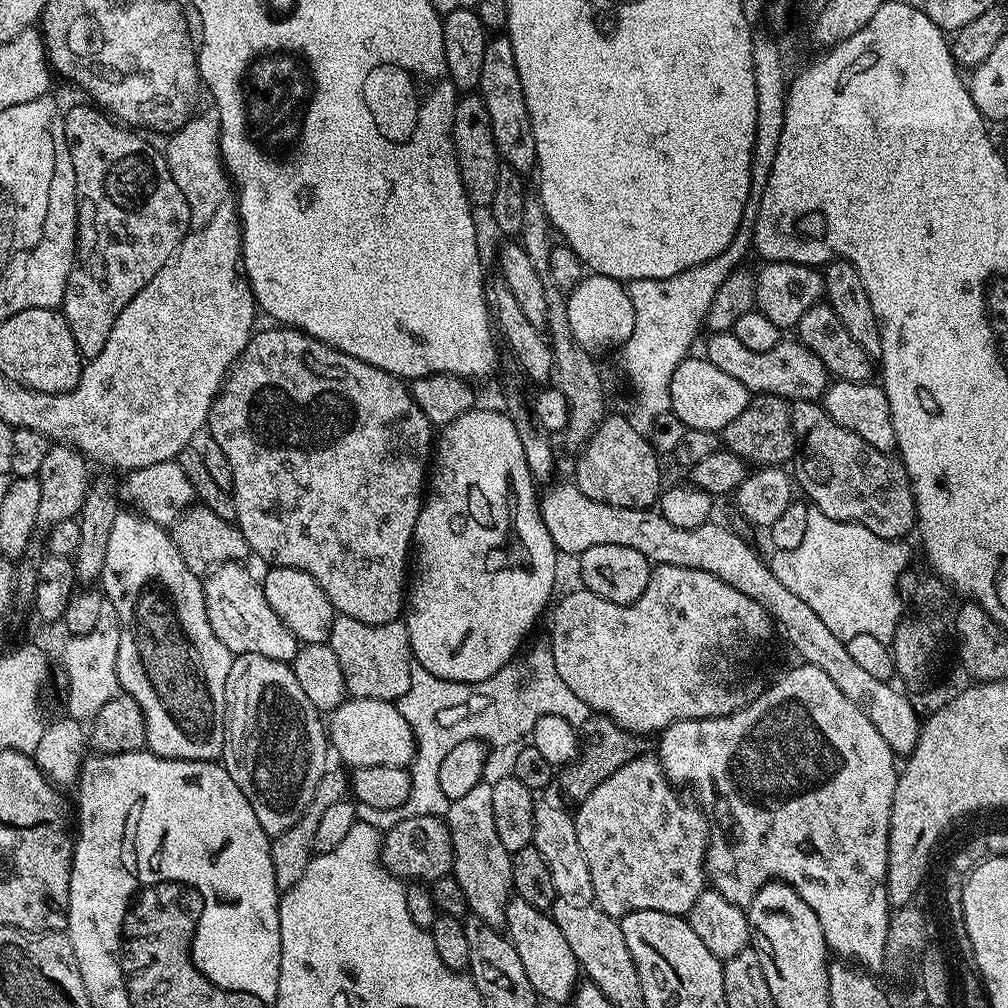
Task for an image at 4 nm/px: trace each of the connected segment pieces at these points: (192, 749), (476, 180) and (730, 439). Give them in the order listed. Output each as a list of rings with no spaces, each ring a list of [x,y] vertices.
[[[121,510],[114,518],[114,527],[110,529],[110,542],[106,546],[106,566],[100,575],[102,581],[102,591],[105,597],[114,604],[114,609],[118,612],[118,619],[121,622],[121,638],[118,639],[117,652],[117,682],[122,689],[123,695],[134,698],[134,702],[138,702],[138,706],[142,706],[142,714],[146,718],[146,748],[147,751],[154,753],[162,758],[174,758],[175,760],[215,760],[219,761],[224,754],[224,745],[226,743],[226,709],[224,707],[224,699],[226,698],[226,678],[230,674],[230,666],[234,653],[226,646],[222,646],[222,642],[218,642],[218,634],[214,634],[214,630],[210,630],[210,618],[206,618],[206,598],[204,597],[204,586],[201,577],[194,574],[194,570],[190,570],[190,566],[186,566],[186,562],[182,562],[182,554],[178,554],[178,546],[174,546],[169,529],[167,527],[150,522],[134,510]]]
[[[464,94],[457,99],[454,106],[452,141],[458,158],[458,170],[462,174],[462,186],[472,207],[491,208],[494,202],[494,190],[498,190],[498,170],[502,167],[502,161],[498,146],[494,142],[486,102],[479,94]]]
[[[756,394],[749,399],[748,408],[730,422],[722,433],[725,449],[738,454],[752,466],[784,466],[795,457],[796,435],[792,429],[792,410],[789,401],[781,396]]]

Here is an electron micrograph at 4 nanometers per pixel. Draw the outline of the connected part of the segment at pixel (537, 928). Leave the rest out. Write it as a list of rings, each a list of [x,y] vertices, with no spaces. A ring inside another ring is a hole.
[[[512,898],[504,912],[503,927],[514,950],[518,950],[518,959],[521,960],[526,978],[530,978],[530,986],[534,986],[537,997],[541,1001],[553,1000],[556,1004],[563,1000],[564,1003],[571,1001],[582,976],[580,963],[574,958],[574,950],[570,950],[566,938],[562,938],[562,930],[558,930],[551,915],[545,909],[530,906],[530,902]]]

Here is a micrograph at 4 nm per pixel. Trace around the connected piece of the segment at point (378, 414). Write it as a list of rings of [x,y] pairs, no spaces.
[[[287,326],[271,327],[266,329],[265,332],[257,331],[244,347],[244,353],[241,354],[238,363],[229,372],[228,379],[224,381],[224,386],[220,389],[220,395],[217,396],[216,401],[212,404],[206,425],[207,431],[212,431],[209,432],[210,439],[218,442],[218,446],[222,446],[222,454],[226,454],[226,459],[230,461],[230,474],[232,475],[232,487],[230,491],[234,498],[234,506],[236,507],[236,519],[234,523],[236,527],[242,530],[242,534],[248,543],[249,553],[253,557],[257,556],[258,559],[265,560],[265,565],[274,568],[306,570],[306,574],[310,574],[310,578],[314,578],[314,582],[318,582],[318,586],[322,586],[326,598],[330,598],[333,608],[336,609],[339,615],[358,618],[358,622],[366,622],[367,624],[389,624],[395,620],[400,620],[406,608],[406,580],[404,584],[404,571],[407,568],[409,571],[410,568],[410,549],[414,544],[412,535],[418,522],[420,505],[426,496],[426,473],[430,468],[430,453],[434,448],[434,425],[422,414],[422,410],[418,410],[418,402],[414,402],[411,387],[405,381],[401,380],[399,376],[392,376],[386,370],[378,370],[378,366],[370,366],[366,362],[362,362],[342,350],[331,348],[326,342],[322,342],[313,336],[308,336],[305,332],[300,332],[296,328],[289,328]]]

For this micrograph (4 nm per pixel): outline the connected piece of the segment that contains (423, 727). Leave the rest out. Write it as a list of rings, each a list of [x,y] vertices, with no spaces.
[[[551,647],[536,648],[528,656],[525,664],[513,662],[498,674],[482,682],[462,686],[450,686],[450,680],[434,682],[430,670],[413,663],[410,670],[410,690],[402,694],[398,702],[399,710],[416,739],[416,752],[413,754],[410,771],[410,798],[403,808],[394,810],[374,810],[374,806],[359,805],[356,818],[359,823],[369,824],[381,830],[394,827],[405,816],[434,815],[447,817],[450,801],[442,794],[442,785],[438,782],[438,770],[442,770],[442,761],[458,742],[483,740],[485,745],[512,744],[515,740],[527,737],[534,730],[538,718],[557,716],[566,718],[579,730],[592,717],[593,710],[570,691],[570,686],[562,682],[558,675],[558,666],[554,666],[554,654]]]

